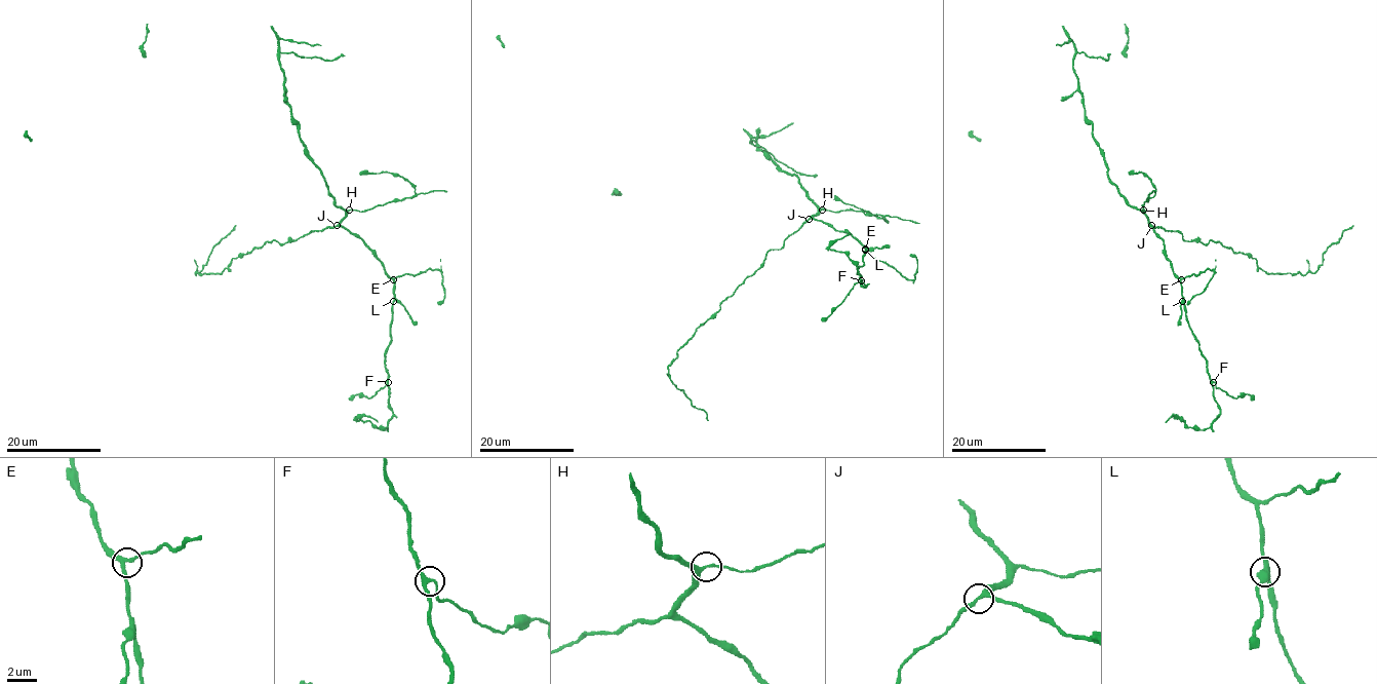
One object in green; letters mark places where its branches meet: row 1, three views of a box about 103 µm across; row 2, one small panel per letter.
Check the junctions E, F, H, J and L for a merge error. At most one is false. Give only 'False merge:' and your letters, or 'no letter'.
False merge: no letter

